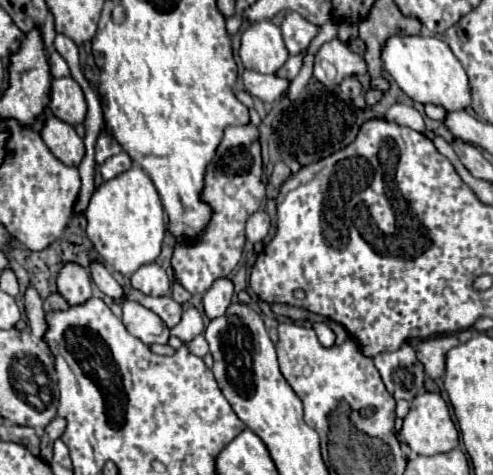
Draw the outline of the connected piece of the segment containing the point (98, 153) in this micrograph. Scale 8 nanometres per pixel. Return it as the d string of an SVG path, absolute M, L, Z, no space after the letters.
M101 130L99 138L97 138L97 144L95 144L95 160L101 164L101 162L105 162L109 156L115 156L115 154L119 154L119 152L121 152L119 142L117 142L111 134L107 134L105 130Z

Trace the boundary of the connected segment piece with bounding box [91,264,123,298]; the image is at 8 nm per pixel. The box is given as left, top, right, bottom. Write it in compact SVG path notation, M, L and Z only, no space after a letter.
M93 264L91 266L91 278L103 294L107 294L111 298L121 298L123 296L121 286L115 282L111 272L107 268L103 268L103 264Z

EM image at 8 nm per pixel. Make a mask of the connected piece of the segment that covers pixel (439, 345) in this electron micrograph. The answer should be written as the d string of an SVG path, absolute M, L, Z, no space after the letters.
M455 334L433 336L433 338L423 340L417 346L417 358L423 362L427 376L437 380L437 378L441 378L445 374L445 354L453 346L459 346L459 338Z

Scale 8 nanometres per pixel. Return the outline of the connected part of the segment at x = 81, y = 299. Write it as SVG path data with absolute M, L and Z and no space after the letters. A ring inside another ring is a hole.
M65 264L57 278L59 294L69 302L69 306L85 304L91 298L91 278L85 268L77 264Z

